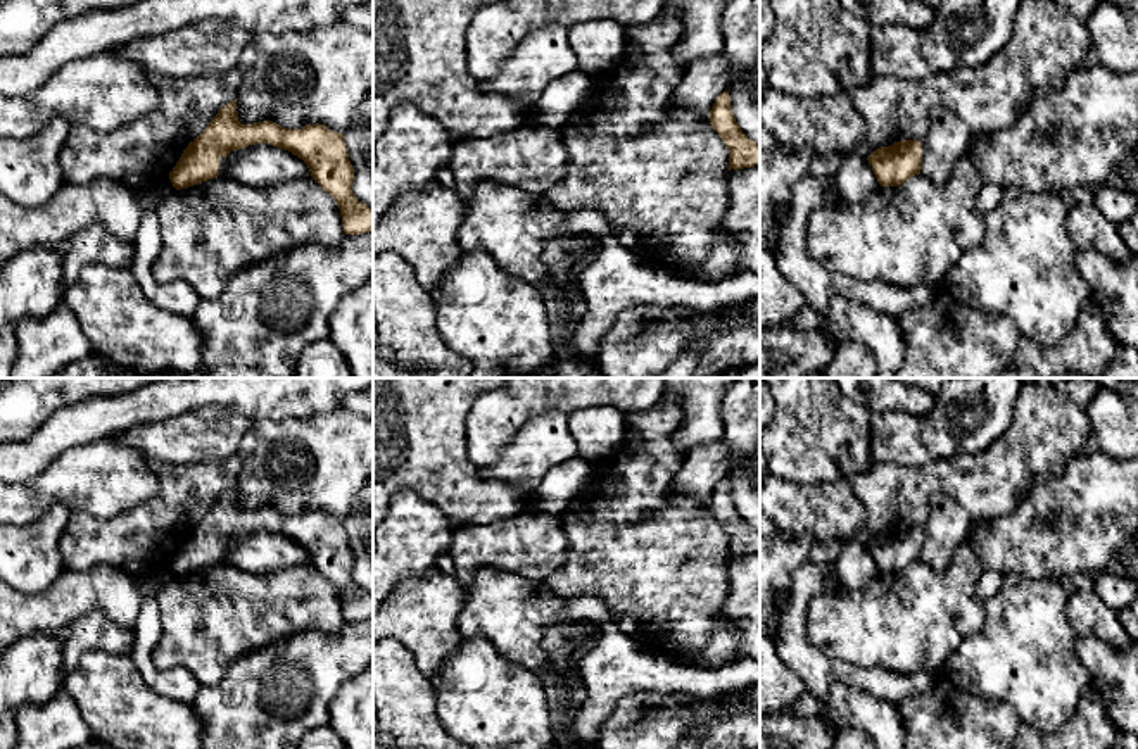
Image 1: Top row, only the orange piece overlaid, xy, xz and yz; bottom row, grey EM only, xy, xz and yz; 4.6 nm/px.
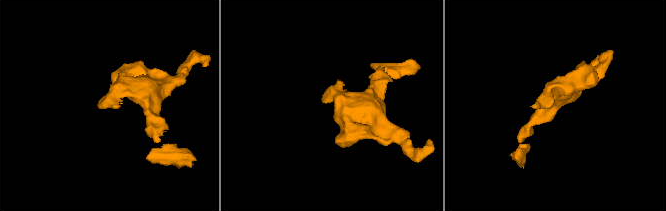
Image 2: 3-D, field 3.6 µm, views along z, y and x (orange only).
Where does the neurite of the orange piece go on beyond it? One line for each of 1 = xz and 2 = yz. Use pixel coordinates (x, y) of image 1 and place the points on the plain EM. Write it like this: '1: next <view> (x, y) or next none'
1: next none
2: next none

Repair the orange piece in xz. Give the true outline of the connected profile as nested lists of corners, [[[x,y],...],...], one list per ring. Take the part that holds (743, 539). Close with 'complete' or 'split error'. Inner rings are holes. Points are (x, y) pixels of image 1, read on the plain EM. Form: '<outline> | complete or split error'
[[[727,476],[717,483],[708,506],[729,535],[729,557],[760,552],[760,533],[736,509]]] | complete

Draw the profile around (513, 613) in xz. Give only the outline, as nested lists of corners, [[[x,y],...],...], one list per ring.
[[[480,568],[465,590],[465,607],[458,618],[463,639],[489,640],[508,661],[549,677],[549,656],[544,637],[561,621],[568,599],[518,573]]]

